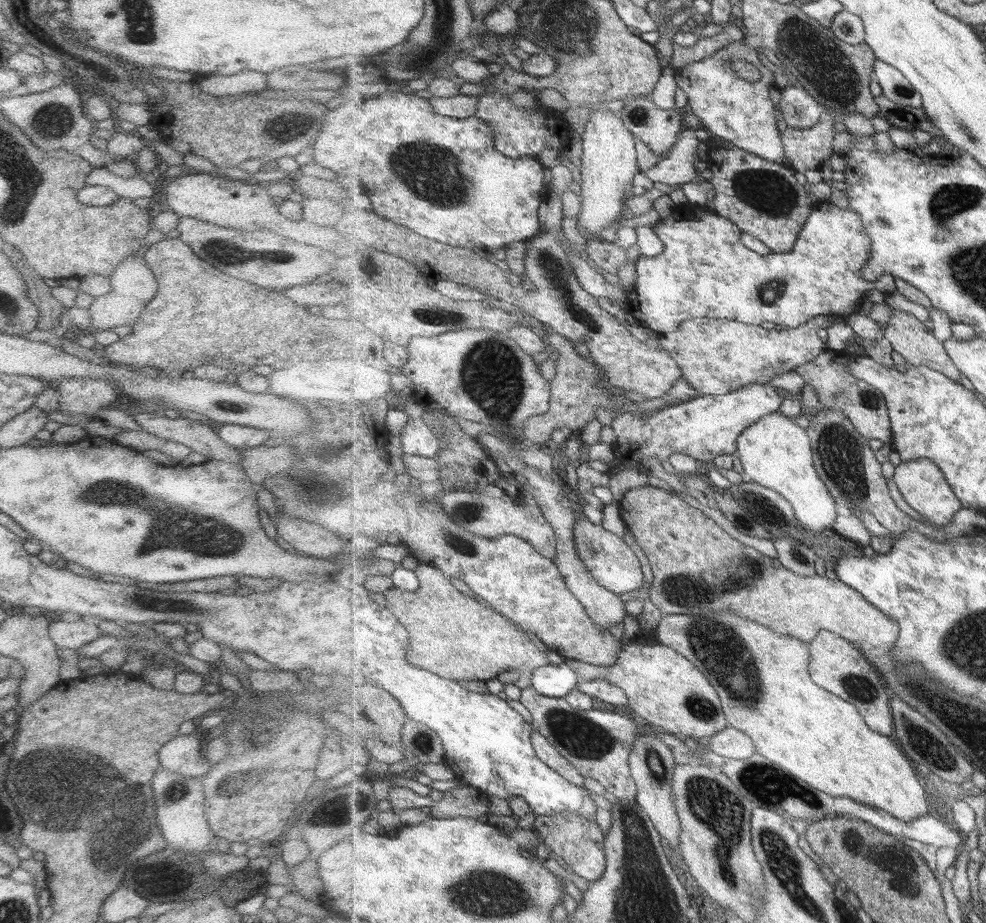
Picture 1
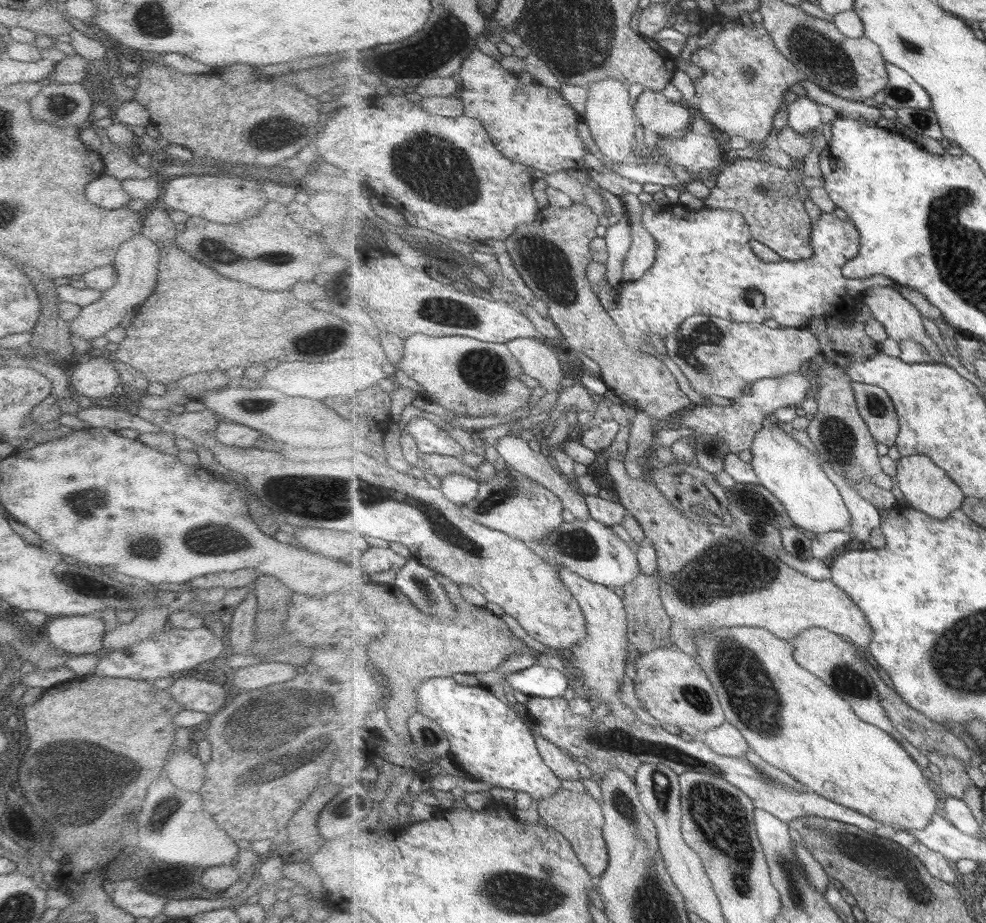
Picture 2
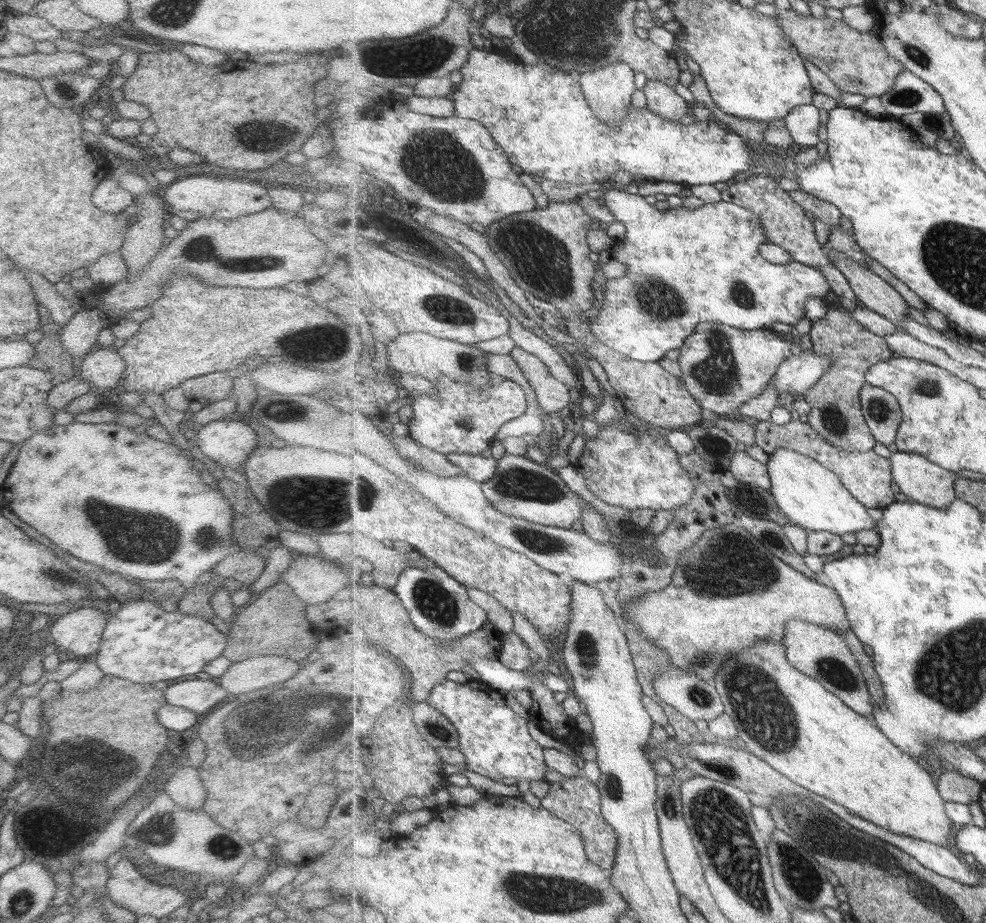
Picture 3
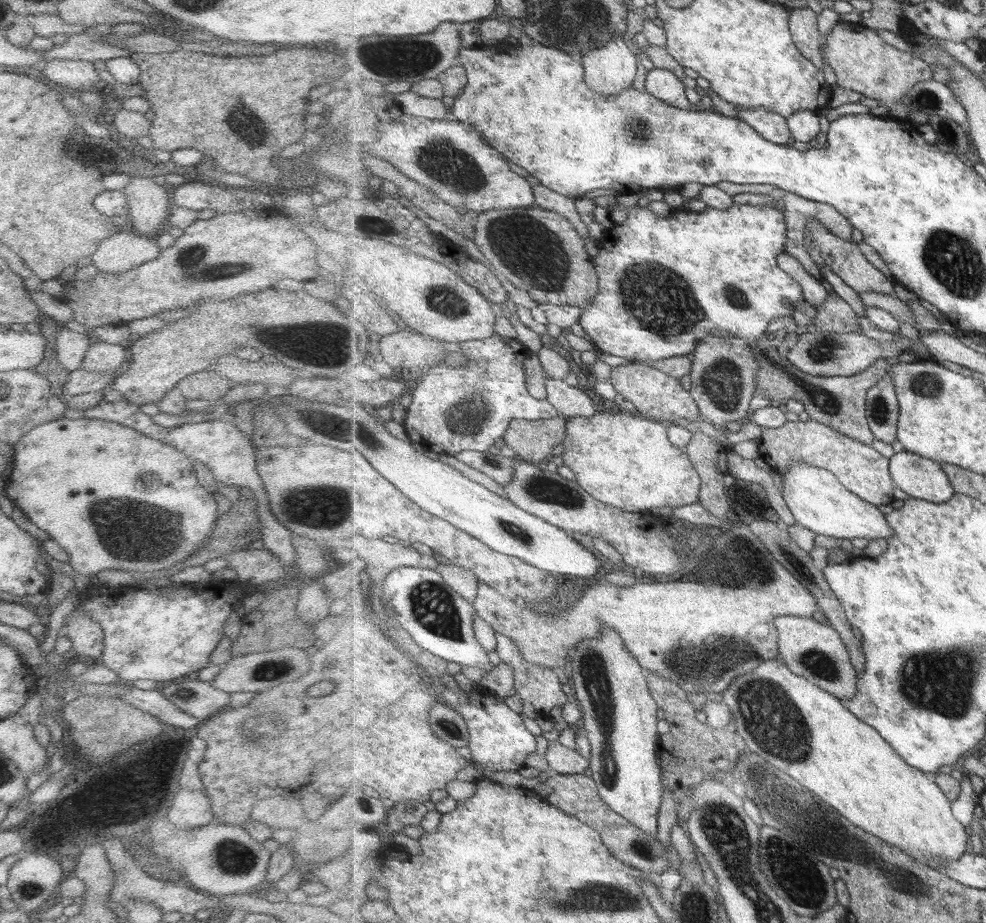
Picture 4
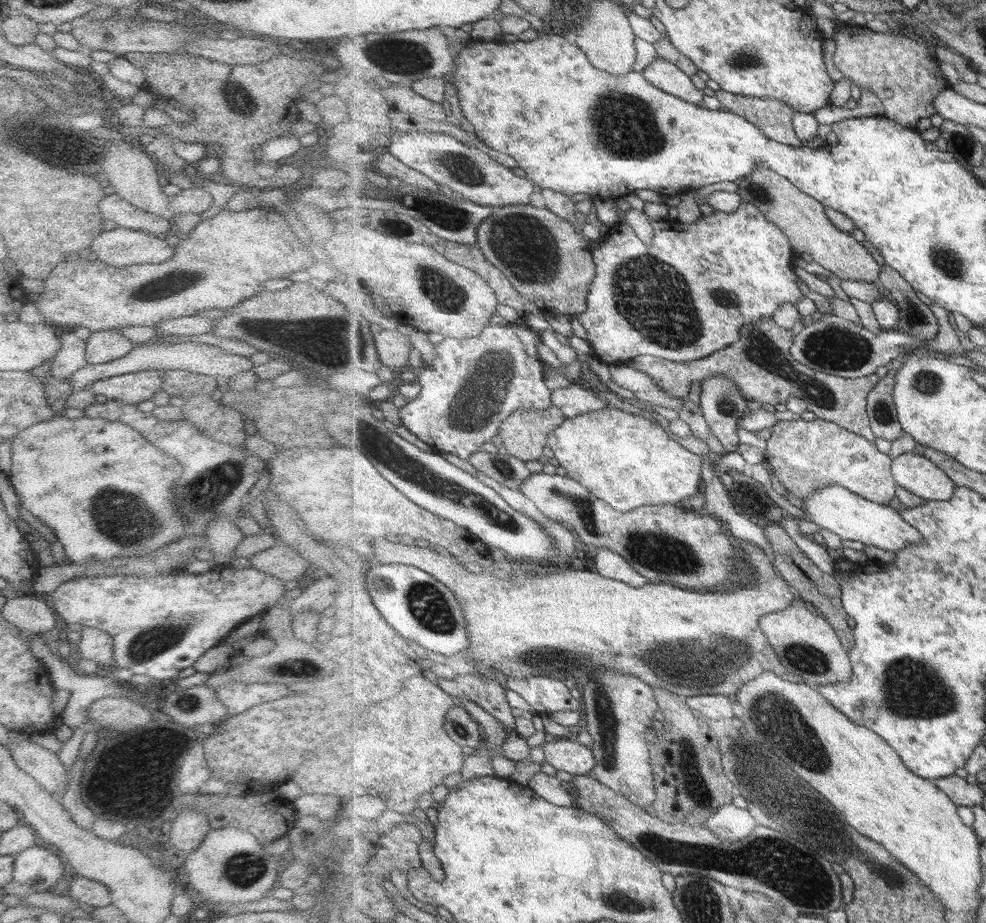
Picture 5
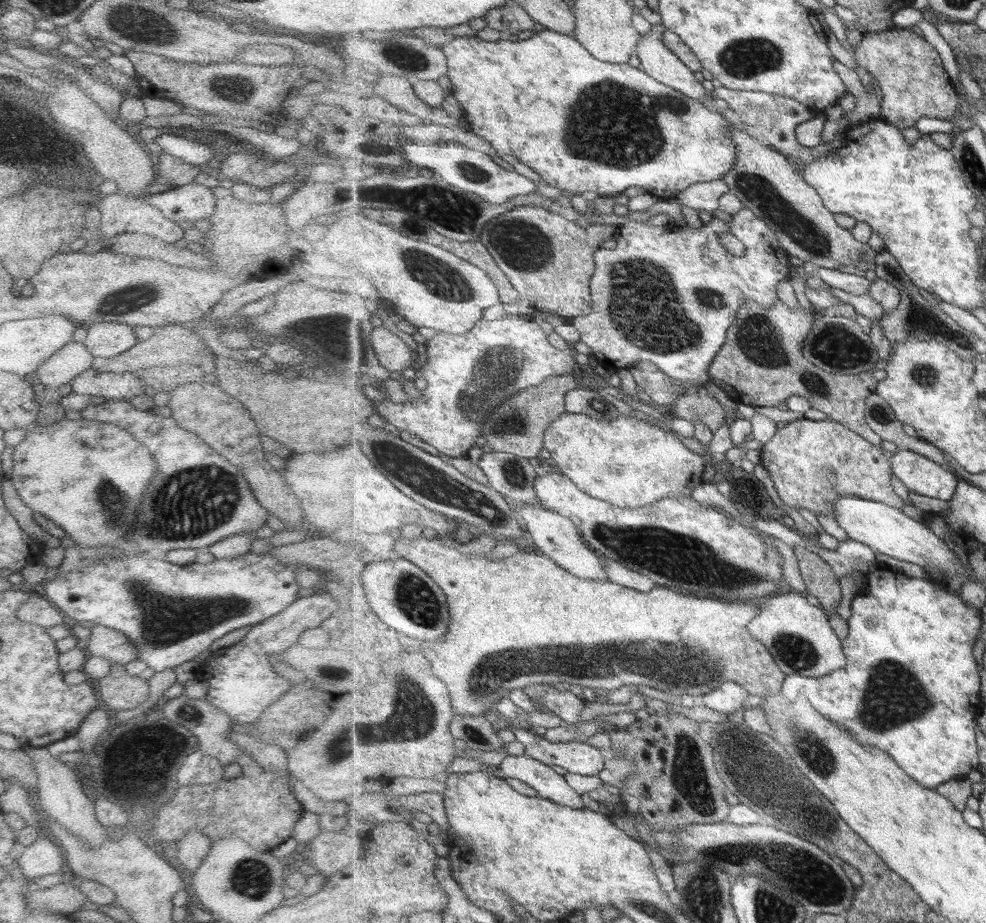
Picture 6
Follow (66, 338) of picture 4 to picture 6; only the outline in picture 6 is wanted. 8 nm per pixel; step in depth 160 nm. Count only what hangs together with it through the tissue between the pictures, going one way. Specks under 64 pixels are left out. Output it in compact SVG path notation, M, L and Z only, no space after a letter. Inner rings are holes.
M71 340L40 364L35 372L38 381L48 387L60 387L89 369L94 356L82 342Z

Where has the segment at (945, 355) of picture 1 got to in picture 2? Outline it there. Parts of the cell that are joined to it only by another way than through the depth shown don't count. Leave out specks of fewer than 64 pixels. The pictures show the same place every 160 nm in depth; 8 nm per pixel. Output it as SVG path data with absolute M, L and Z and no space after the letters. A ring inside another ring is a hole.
M873 286L864 292L862 303L867 304L873 311L875 319L877 319L883 326L885 326L888 336L897 343L905 342L906 340L914 340L918 342L926 352L928 359L927 363L944 363L945 356L941 354L939 346L933 342L933 338L927 334L923 318L921 318L921 311L907 300L895 287L891 286Z

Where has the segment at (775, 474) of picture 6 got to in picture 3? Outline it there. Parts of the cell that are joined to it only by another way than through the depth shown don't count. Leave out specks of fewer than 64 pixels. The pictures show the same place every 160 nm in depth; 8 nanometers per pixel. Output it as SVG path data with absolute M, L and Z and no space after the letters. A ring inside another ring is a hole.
M799 420L783 426L777 426L772 421L761 421L756 425L755 443L769 456L775 454L779 448L789 448L804 456L817 460L825 467L832 469L840 476L841 483L861 501L867 508L886 509L895 502L895 492L891 490L894 483L892 461L875 452L847 452L833 447L829 440L823 439L809 422Z

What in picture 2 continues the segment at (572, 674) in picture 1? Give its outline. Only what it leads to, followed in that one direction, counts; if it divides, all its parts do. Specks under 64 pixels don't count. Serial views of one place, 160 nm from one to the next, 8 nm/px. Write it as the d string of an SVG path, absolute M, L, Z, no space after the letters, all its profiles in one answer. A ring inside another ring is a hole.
M535 664L515 674L505 674L511 690L518 690L528 697L559 698L565 696L572 679L566 671L545 668Z

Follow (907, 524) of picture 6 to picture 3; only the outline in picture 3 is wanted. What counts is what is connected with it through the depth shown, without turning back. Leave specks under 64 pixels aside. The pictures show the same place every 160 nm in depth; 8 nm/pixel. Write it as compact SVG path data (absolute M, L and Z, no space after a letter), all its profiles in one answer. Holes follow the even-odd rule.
M779 448L775 454L769 456L765 466L771 479L769 492L789 523L808 531L827 531L839 536L859 530L871 530L873 524L877 526L868 508L849 493L841 483L840 476L817 460L789 448Z

